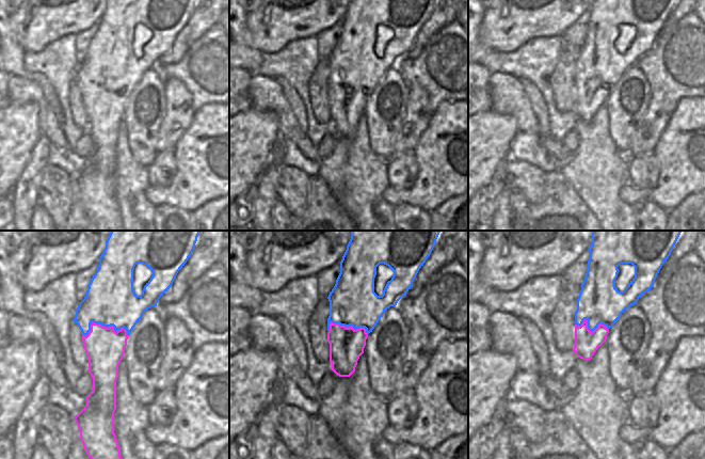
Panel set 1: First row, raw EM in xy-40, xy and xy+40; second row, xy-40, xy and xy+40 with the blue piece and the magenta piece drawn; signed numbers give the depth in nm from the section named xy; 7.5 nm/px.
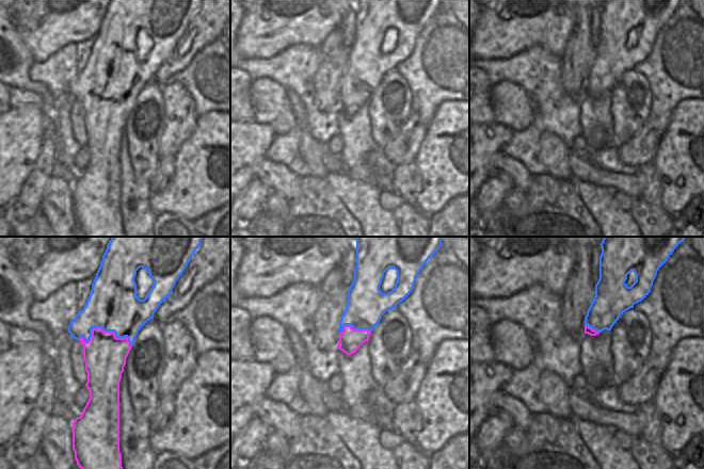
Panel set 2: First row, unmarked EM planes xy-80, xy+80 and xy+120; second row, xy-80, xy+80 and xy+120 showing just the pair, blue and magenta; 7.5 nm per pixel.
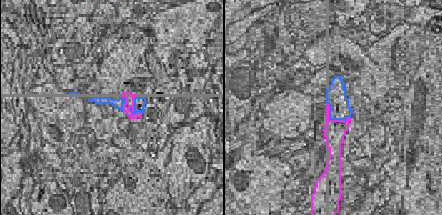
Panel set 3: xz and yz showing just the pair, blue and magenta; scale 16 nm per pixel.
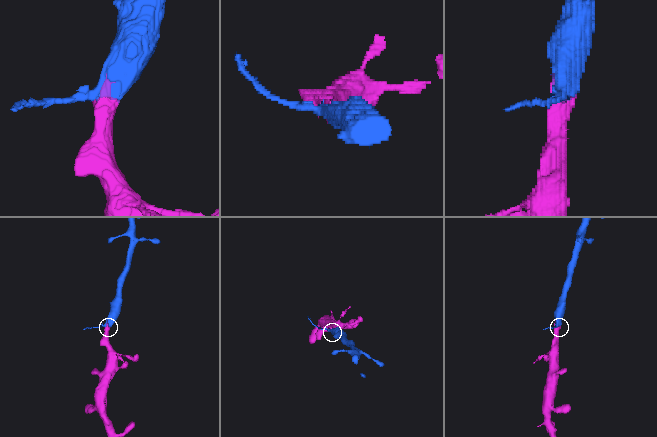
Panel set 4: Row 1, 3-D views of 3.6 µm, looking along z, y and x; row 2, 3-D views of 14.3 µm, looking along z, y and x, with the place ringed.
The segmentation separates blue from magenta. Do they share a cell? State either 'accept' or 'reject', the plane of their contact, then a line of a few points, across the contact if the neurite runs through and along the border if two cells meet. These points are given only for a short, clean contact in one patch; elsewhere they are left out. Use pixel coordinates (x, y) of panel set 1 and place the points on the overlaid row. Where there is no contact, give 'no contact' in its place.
accept | xy-40

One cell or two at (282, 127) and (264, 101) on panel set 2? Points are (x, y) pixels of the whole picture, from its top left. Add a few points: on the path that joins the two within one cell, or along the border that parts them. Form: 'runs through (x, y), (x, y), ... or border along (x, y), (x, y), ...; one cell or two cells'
runs through (282, 120), (270, 108); one cell

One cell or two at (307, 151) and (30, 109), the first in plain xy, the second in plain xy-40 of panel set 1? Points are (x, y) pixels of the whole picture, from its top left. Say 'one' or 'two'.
two

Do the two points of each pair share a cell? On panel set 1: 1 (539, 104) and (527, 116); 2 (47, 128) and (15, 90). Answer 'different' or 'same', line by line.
1: different
2: same

